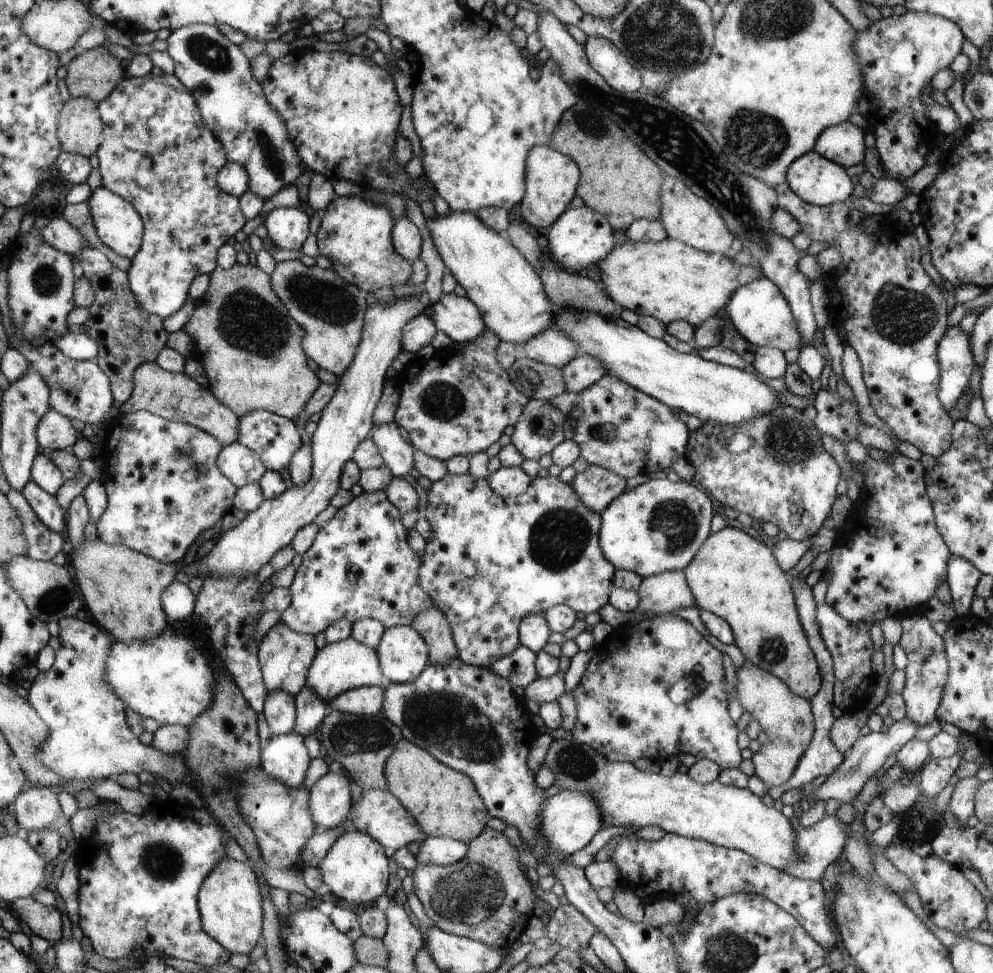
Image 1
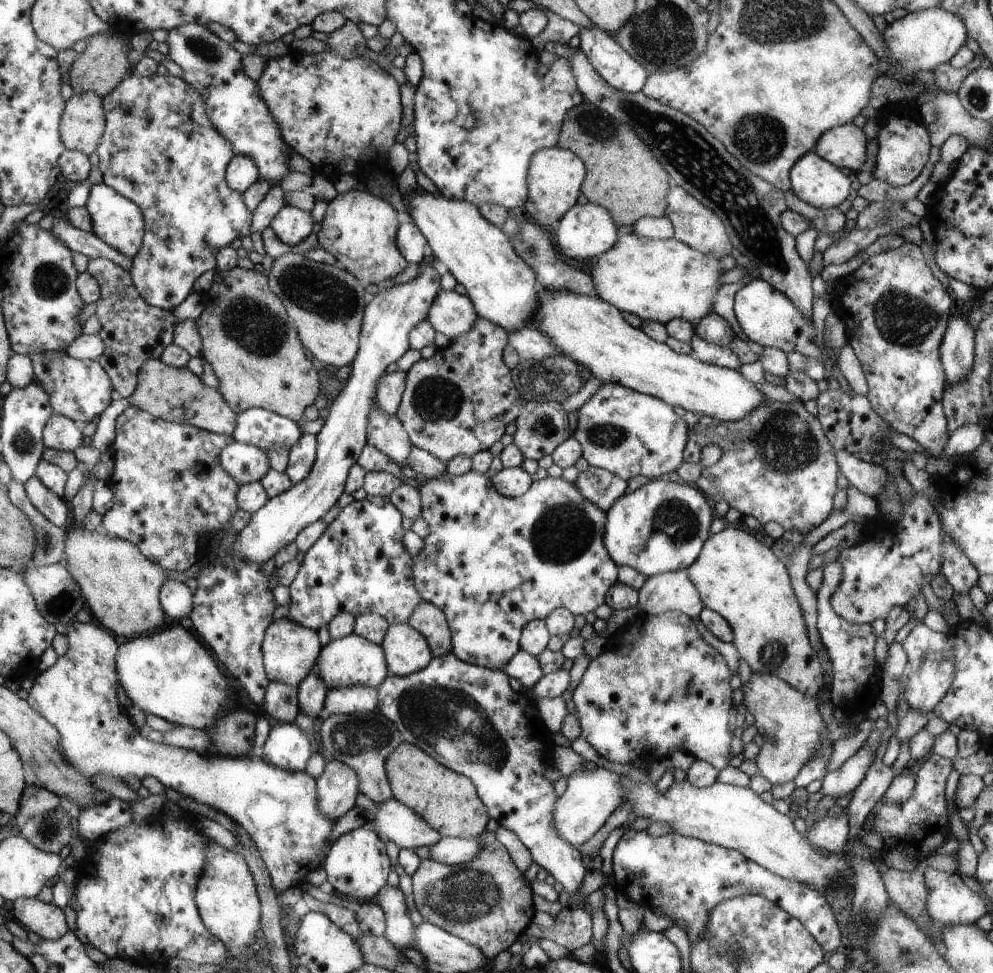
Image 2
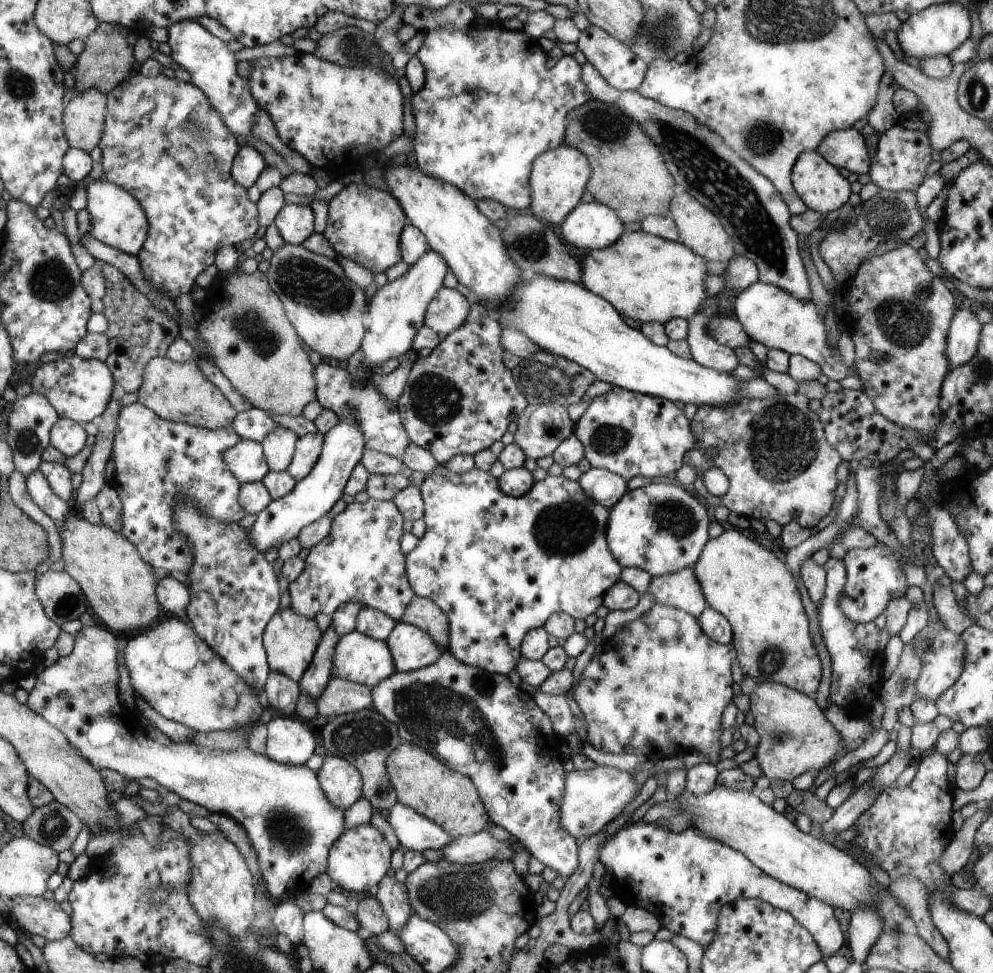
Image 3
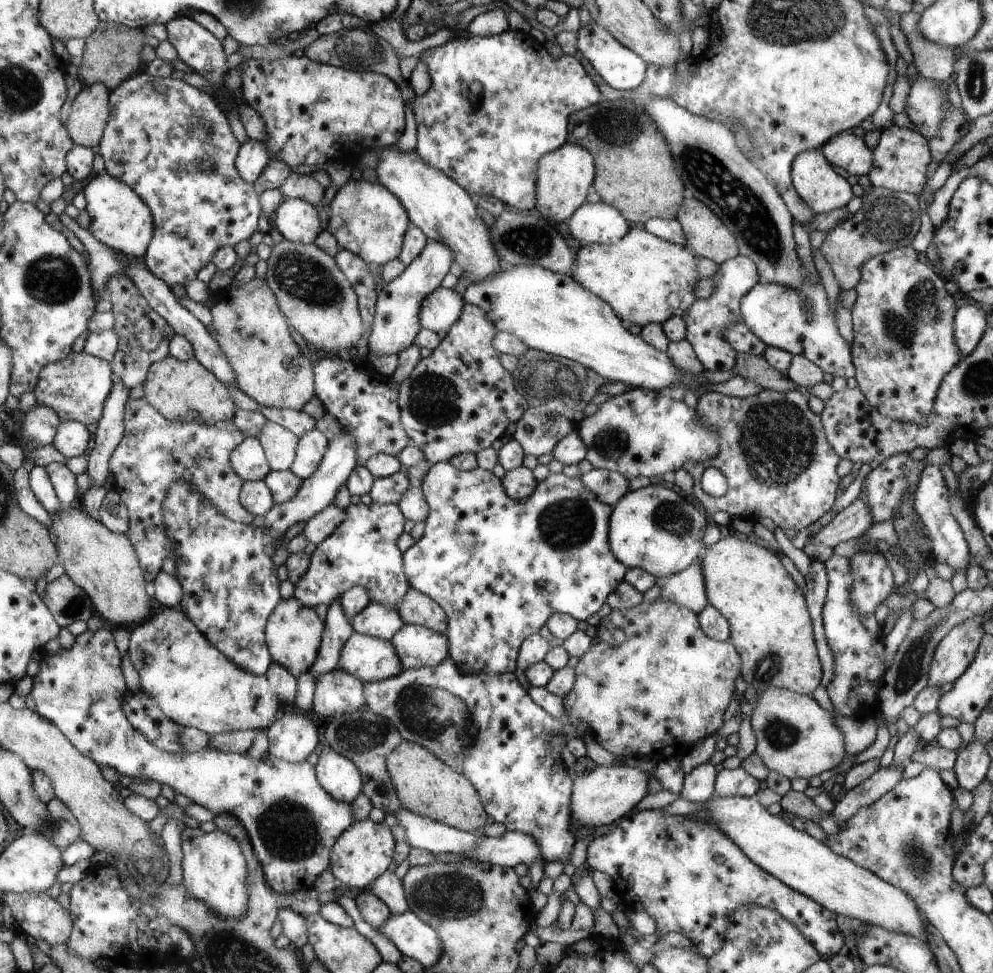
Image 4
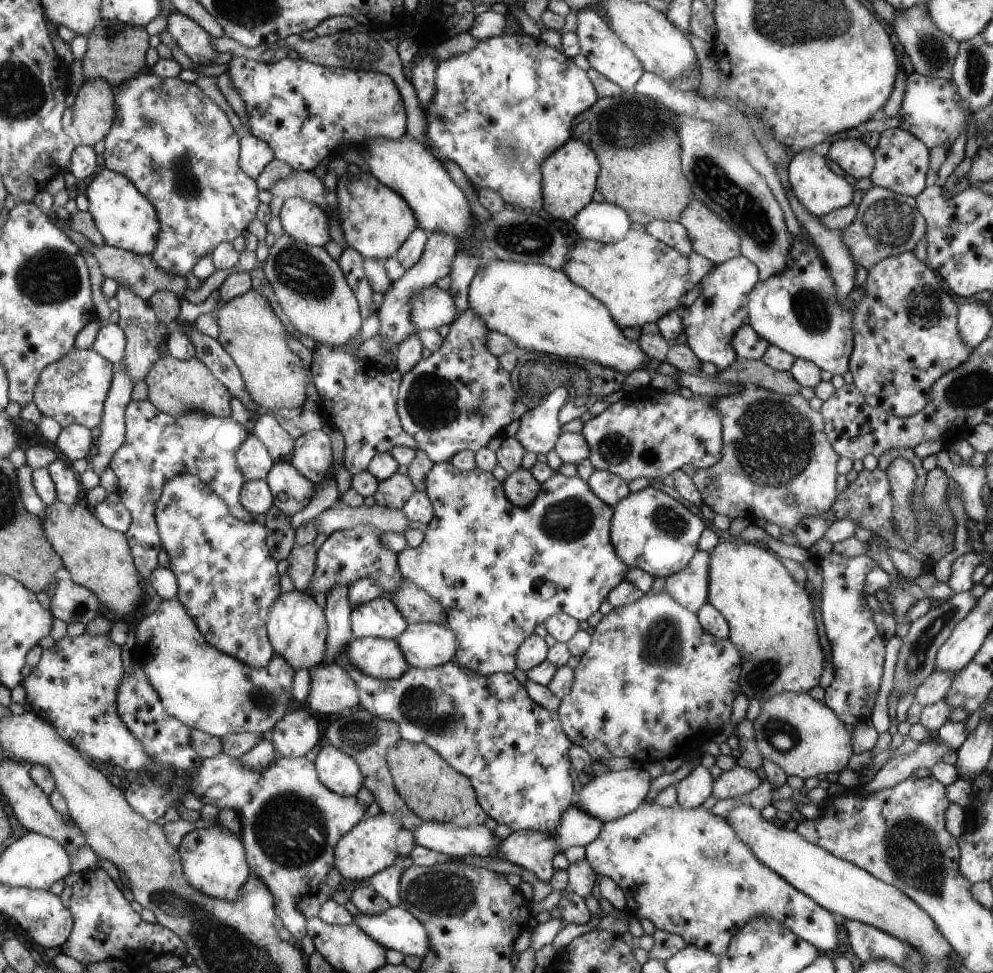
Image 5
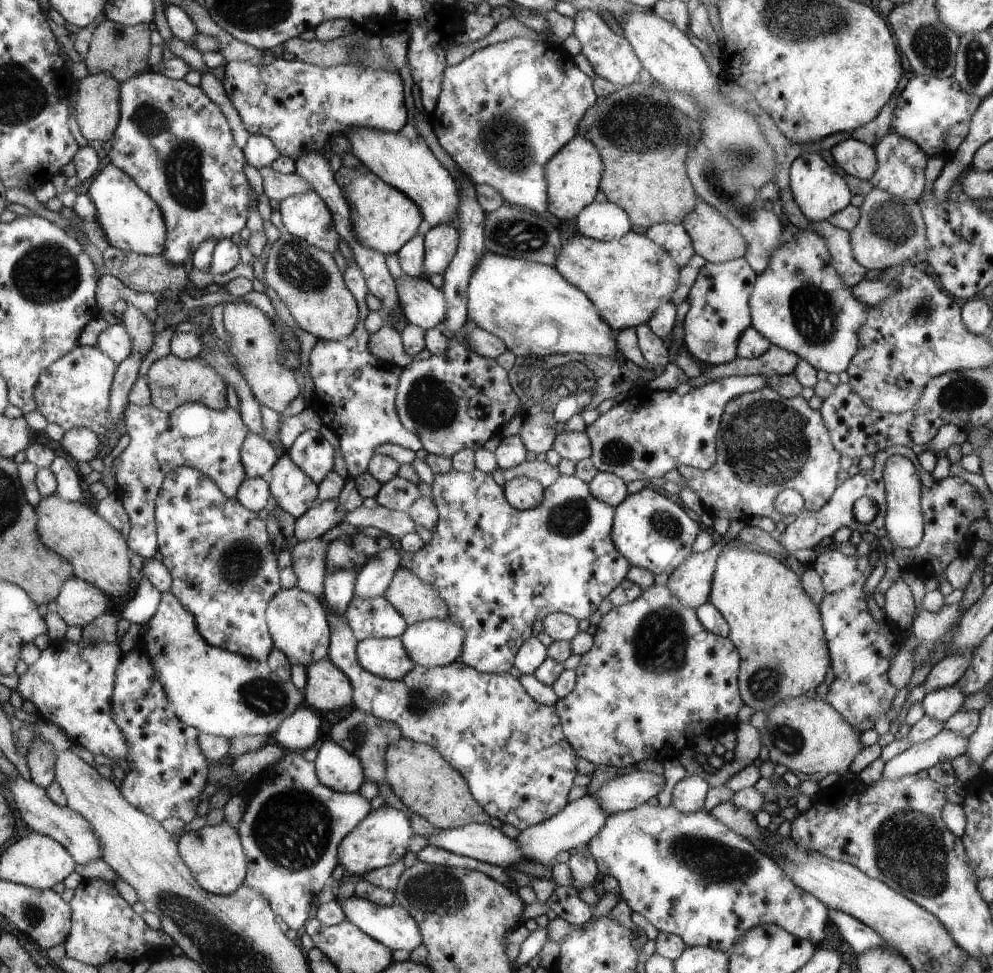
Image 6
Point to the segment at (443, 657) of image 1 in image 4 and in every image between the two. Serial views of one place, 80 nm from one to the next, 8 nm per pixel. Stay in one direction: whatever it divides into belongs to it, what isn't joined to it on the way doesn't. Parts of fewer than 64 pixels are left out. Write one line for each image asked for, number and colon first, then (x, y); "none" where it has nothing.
2: (429, 619)
3: (423, 613)
4: (417, 609)

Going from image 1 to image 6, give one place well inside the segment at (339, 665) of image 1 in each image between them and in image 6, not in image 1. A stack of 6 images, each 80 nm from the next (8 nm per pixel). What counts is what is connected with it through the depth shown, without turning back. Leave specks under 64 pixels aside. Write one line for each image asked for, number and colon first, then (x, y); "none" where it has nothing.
2: (351, 660)
3: (358, 658)
4: (370, 659)
5: (381, 658)
6: (387, 657)

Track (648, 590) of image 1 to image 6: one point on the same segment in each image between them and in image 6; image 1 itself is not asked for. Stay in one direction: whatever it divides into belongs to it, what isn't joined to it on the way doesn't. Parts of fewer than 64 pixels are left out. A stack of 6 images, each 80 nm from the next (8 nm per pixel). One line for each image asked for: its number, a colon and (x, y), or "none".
2: (671, 591)
3: (681, 590)
4: (688, 588)
5: (691, 587)
6: (692, 581)

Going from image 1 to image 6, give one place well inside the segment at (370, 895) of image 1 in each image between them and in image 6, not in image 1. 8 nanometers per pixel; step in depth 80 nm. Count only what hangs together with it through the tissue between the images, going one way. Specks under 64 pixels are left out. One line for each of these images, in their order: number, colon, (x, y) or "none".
2: (357, 865)
3: (359, 861)
4: (364, 853)
5: (370, 847)
6: (380, 840)

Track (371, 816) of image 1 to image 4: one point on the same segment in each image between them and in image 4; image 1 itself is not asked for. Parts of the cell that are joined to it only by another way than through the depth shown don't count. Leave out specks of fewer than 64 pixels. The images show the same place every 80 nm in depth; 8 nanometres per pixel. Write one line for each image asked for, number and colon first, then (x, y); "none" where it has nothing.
2: (394, 821)
3: (415, 832)
4: (423, 833)

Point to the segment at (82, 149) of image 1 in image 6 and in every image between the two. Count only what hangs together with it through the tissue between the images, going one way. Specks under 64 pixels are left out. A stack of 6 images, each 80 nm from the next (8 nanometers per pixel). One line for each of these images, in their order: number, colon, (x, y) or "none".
2: (83, 125)
3: (85, 121)
4: (91, 110)
5: (93, 115)
6: (98, 106)

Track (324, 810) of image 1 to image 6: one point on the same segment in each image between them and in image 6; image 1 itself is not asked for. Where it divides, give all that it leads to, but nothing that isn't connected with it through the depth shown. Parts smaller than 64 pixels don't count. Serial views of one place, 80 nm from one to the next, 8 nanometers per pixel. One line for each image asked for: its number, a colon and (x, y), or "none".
2: (337, 787)
3: (342, 783)
4: (341, 778)
5: (338, 772)
6: (337, 768)

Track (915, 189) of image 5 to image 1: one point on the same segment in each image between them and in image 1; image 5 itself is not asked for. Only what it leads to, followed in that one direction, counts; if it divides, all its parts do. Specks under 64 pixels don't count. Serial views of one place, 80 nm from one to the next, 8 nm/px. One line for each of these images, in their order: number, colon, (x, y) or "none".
1: (900, 54)
2: (904, 143)
3: (899, 164)
4: (901, 161)

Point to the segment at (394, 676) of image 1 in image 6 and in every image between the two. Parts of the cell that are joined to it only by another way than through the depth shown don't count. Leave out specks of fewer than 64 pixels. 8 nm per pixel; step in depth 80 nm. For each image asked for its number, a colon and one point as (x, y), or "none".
2: (407, 649)
3: (412, 649)
4: (417, 646)
5: (425, 646)
6: (433, 642)

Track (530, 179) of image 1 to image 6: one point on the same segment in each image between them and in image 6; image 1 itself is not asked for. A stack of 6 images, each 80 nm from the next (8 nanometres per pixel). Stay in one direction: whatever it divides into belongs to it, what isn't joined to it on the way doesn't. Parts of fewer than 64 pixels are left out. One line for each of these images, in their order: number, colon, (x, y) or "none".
2: (556, 176)
3: (558, 177)
4: (563, 177)
5: (569, 175)
6: (573, 174)

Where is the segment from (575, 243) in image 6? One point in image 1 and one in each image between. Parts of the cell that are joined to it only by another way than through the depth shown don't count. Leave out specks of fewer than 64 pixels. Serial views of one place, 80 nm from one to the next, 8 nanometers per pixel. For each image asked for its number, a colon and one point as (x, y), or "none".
1: (669, 280)
2: (659, 280)
3: (647, 278)
4: (645, 279)
5: (640, 279)

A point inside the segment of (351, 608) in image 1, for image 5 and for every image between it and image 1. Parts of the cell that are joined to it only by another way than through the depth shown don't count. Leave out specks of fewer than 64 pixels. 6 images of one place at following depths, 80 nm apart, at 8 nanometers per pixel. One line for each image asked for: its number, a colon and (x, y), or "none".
2: (359, 565)
3: (361, 559)
4: (362, 551)
5: (347, 555)

